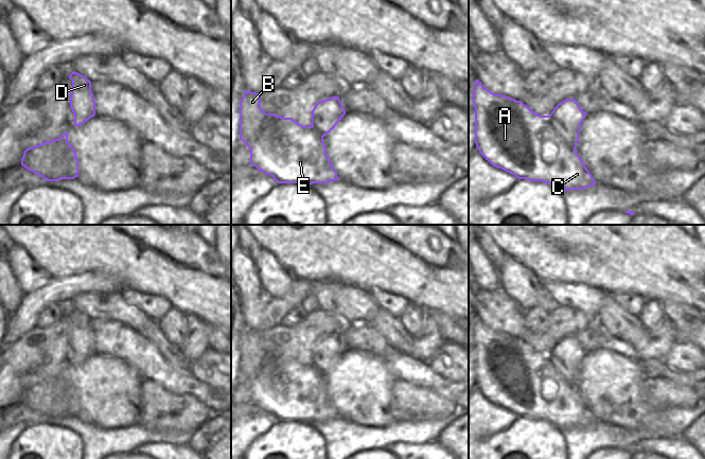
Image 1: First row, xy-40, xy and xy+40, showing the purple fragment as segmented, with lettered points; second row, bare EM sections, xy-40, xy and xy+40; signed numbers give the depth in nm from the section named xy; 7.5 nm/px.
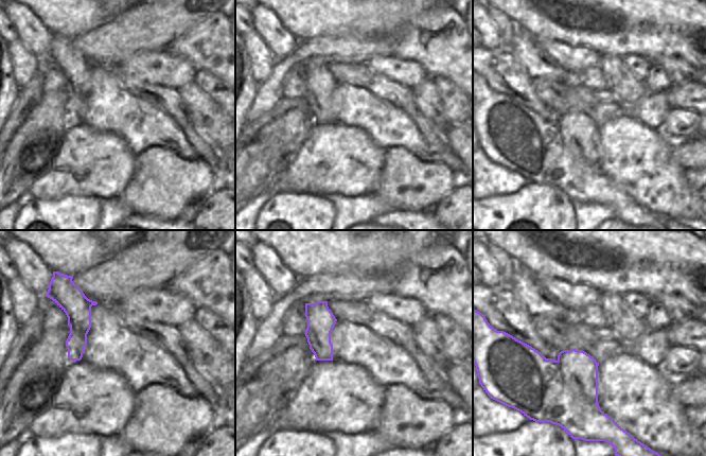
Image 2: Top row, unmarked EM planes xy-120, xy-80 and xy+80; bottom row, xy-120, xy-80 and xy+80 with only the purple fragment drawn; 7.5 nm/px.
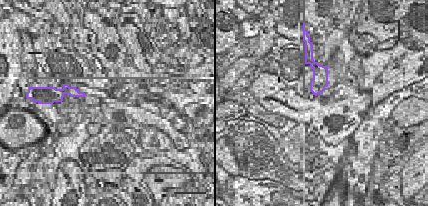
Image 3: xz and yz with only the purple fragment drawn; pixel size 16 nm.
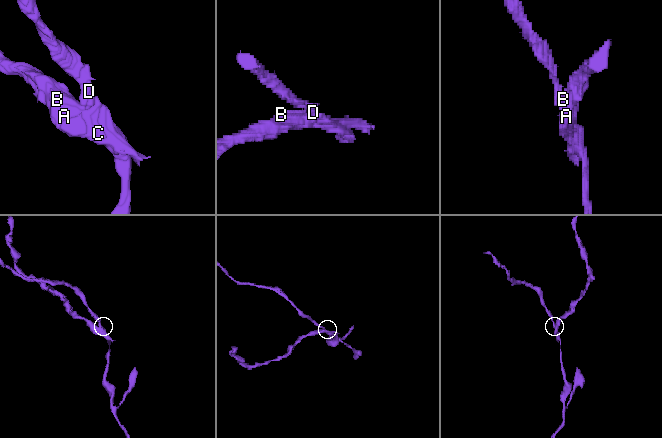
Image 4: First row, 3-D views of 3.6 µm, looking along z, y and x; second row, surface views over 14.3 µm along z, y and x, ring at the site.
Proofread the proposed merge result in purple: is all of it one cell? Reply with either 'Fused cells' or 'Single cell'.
Fused cells.

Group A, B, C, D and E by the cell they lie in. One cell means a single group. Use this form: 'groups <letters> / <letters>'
groups A B C E / D

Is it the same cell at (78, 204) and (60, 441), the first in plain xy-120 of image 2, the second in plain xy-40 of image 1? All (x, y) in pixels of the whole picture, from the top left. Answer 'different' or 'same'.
same

